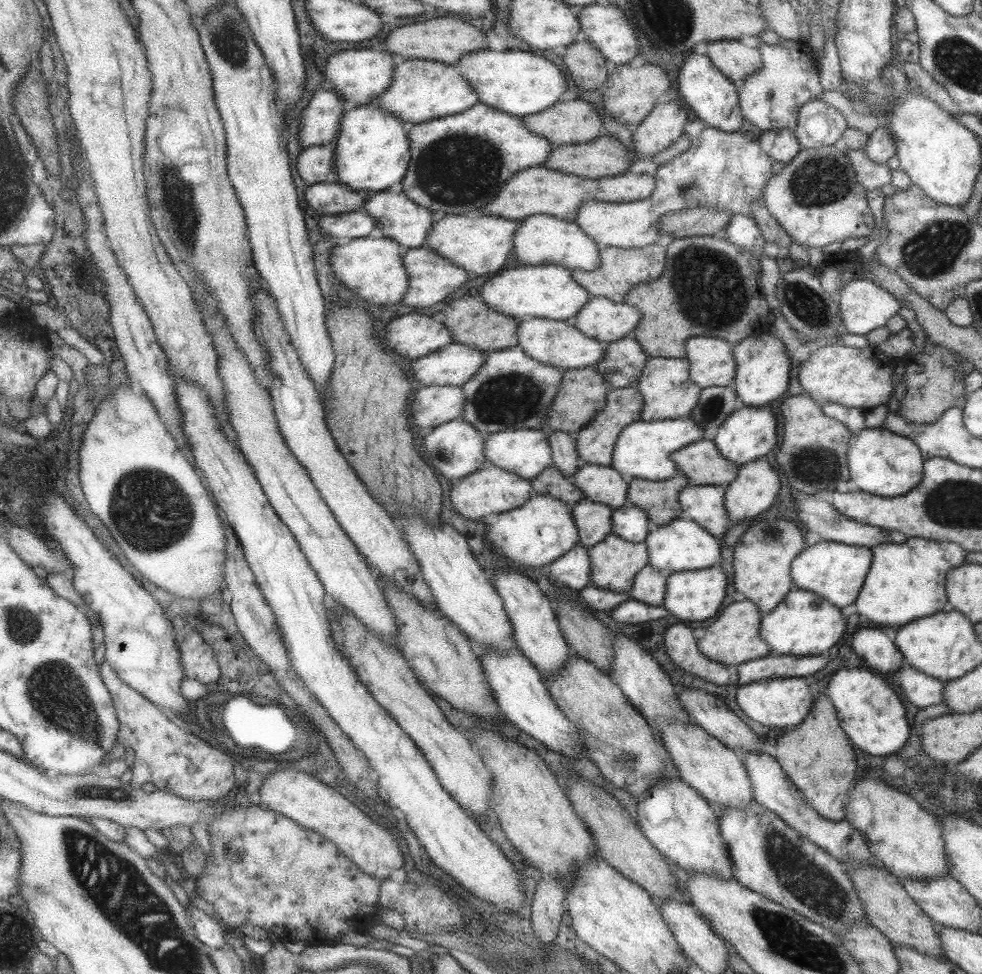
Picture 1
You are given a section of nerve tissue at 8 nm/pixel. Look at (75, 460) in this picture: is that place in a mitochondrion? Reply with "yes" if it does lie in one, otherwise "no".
no

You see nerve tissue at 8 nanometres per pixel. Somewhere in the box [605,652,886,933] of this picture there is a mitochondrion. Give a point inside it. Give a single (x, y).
(815, 886)

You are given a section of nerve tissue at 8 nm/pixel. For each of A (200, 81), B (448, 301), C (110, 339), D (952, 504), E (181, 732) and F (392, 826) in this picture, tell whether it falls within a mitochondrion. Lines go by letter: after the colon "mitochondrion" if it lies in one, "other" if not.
A: other
B: other
C: other
D: mitochondrion
E: other
F: other

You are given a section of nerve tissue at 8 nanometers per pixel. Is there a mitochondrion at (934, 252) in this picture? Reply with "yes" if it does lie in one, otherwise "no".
yes

